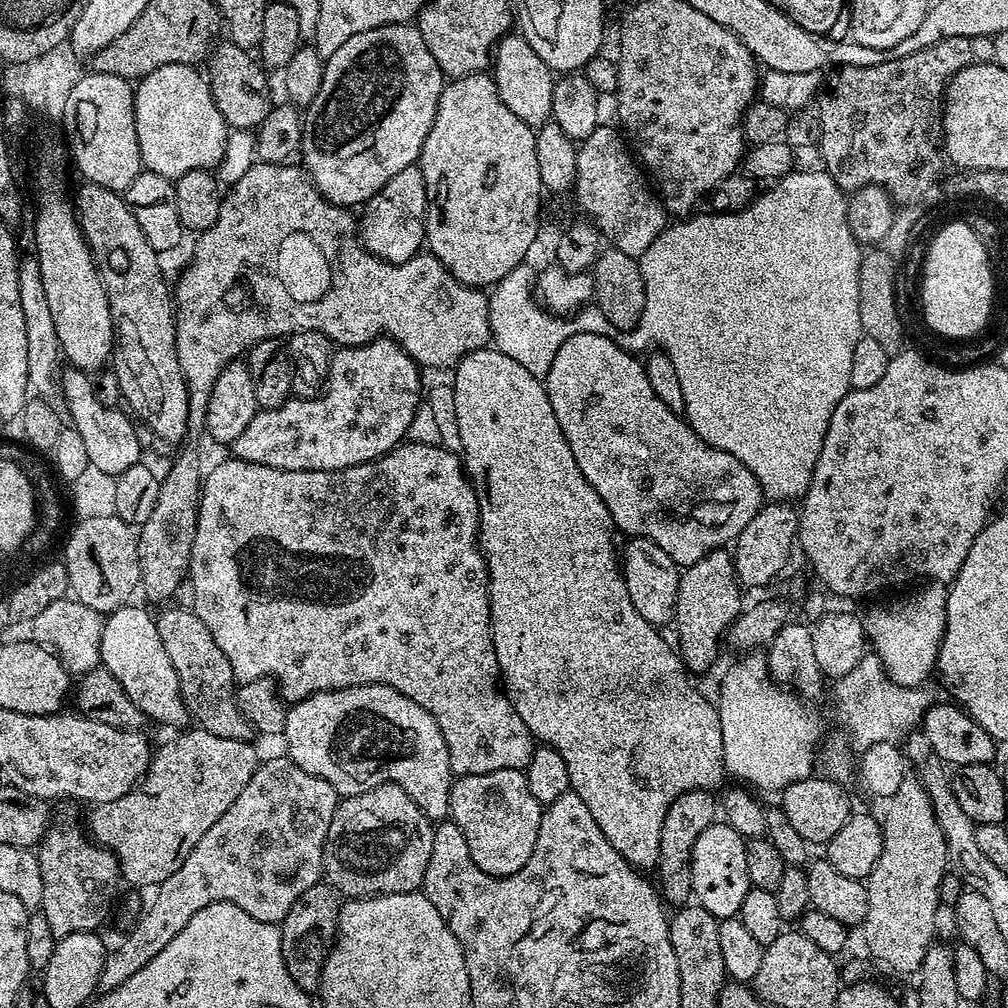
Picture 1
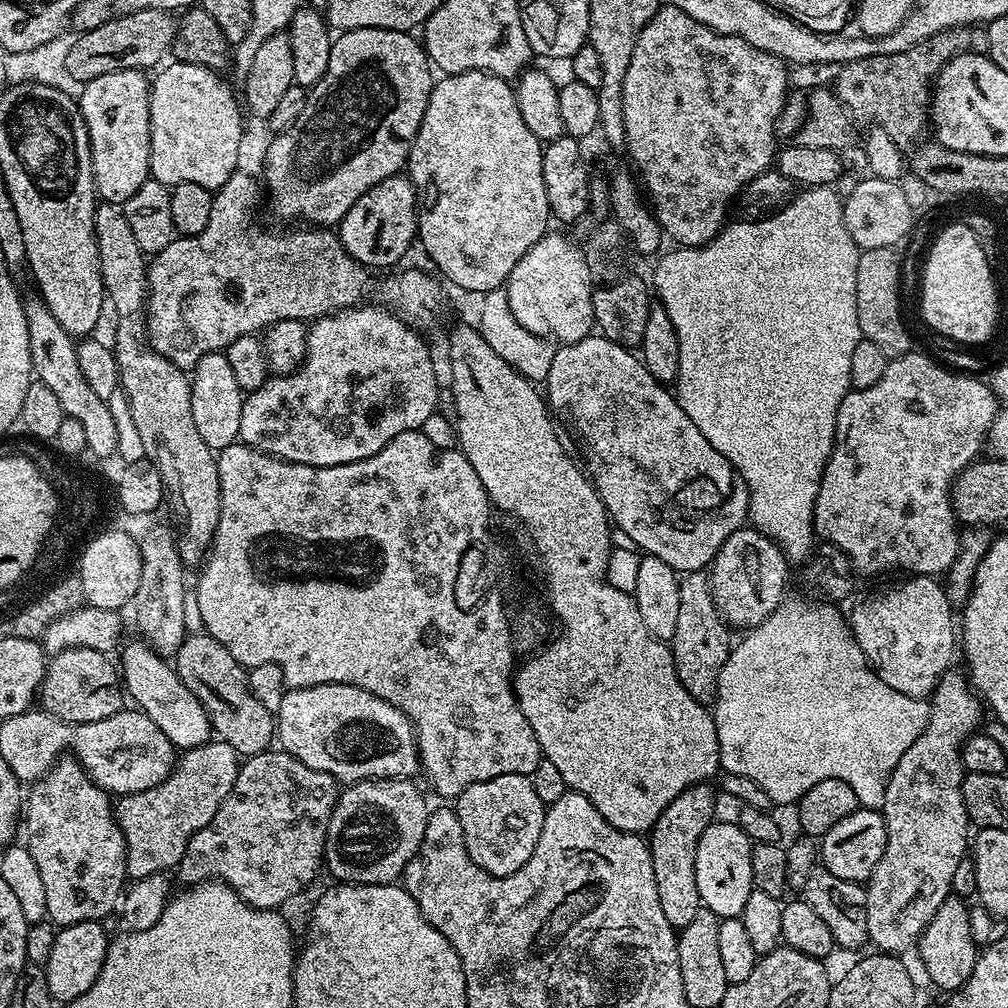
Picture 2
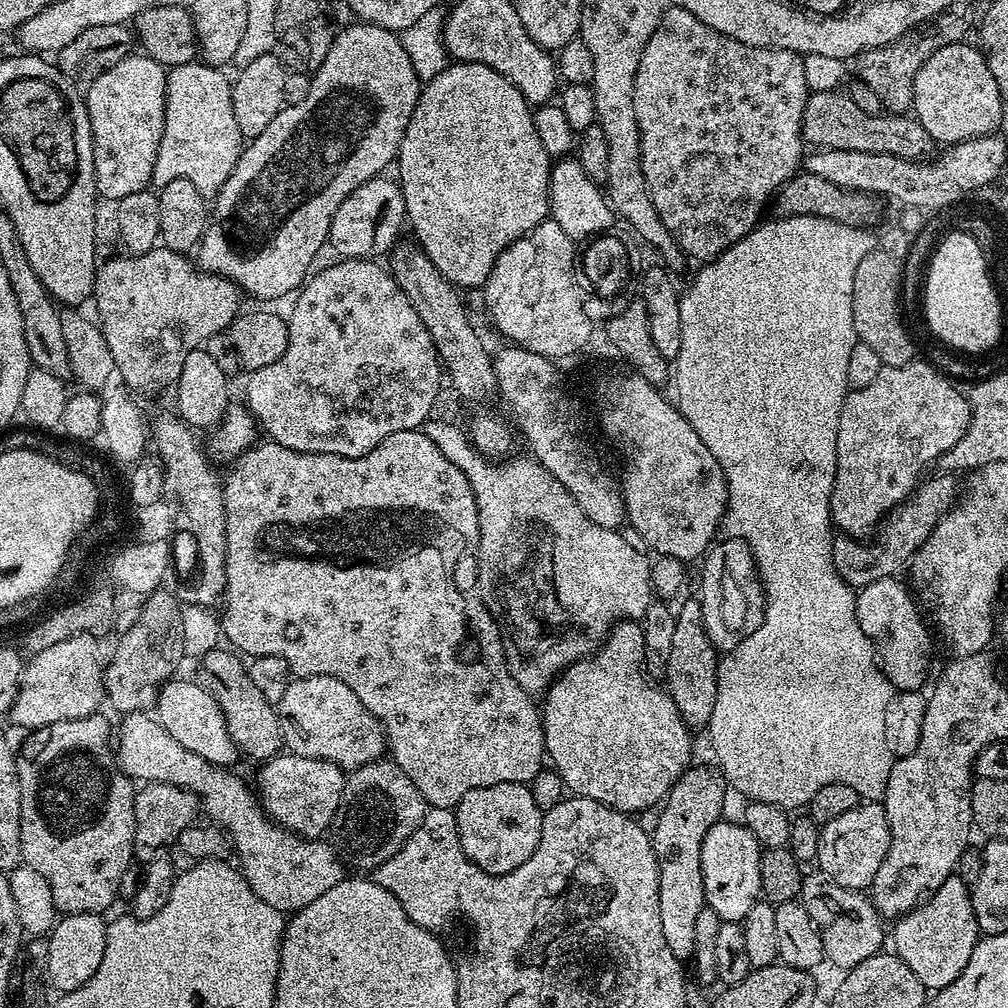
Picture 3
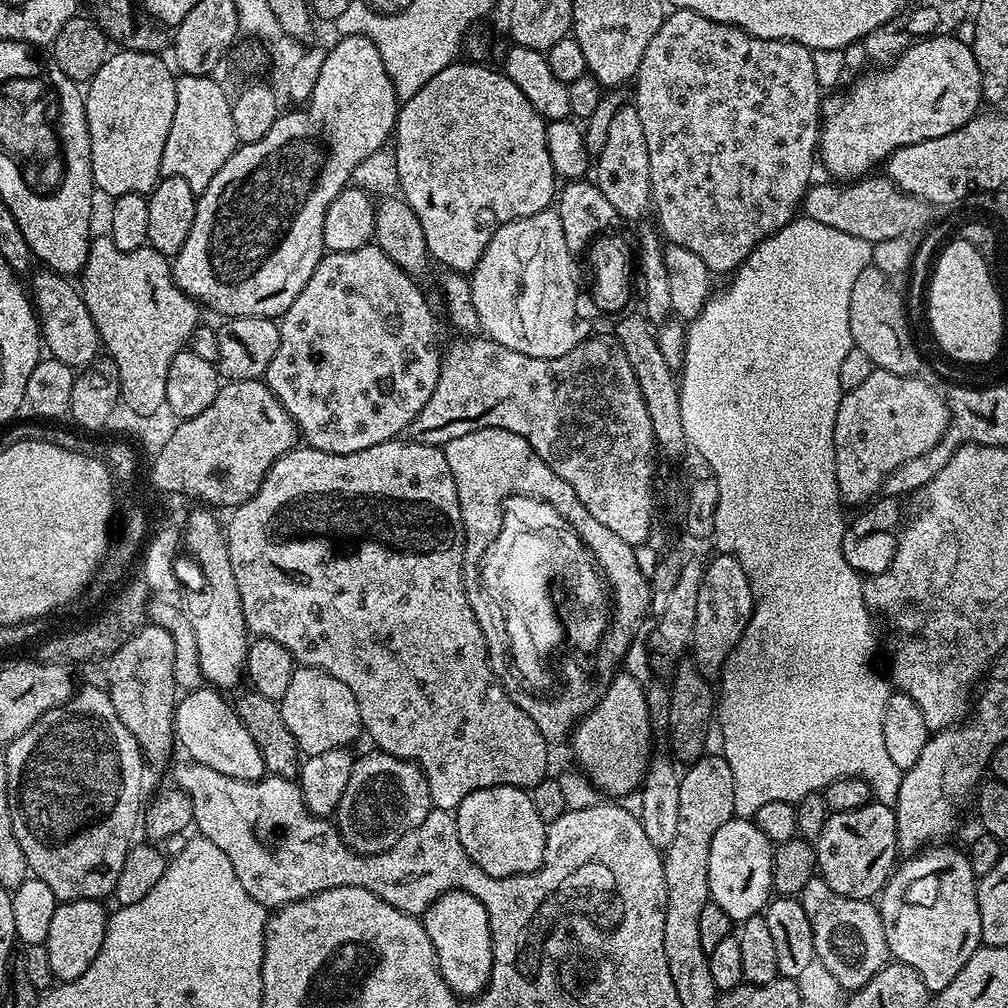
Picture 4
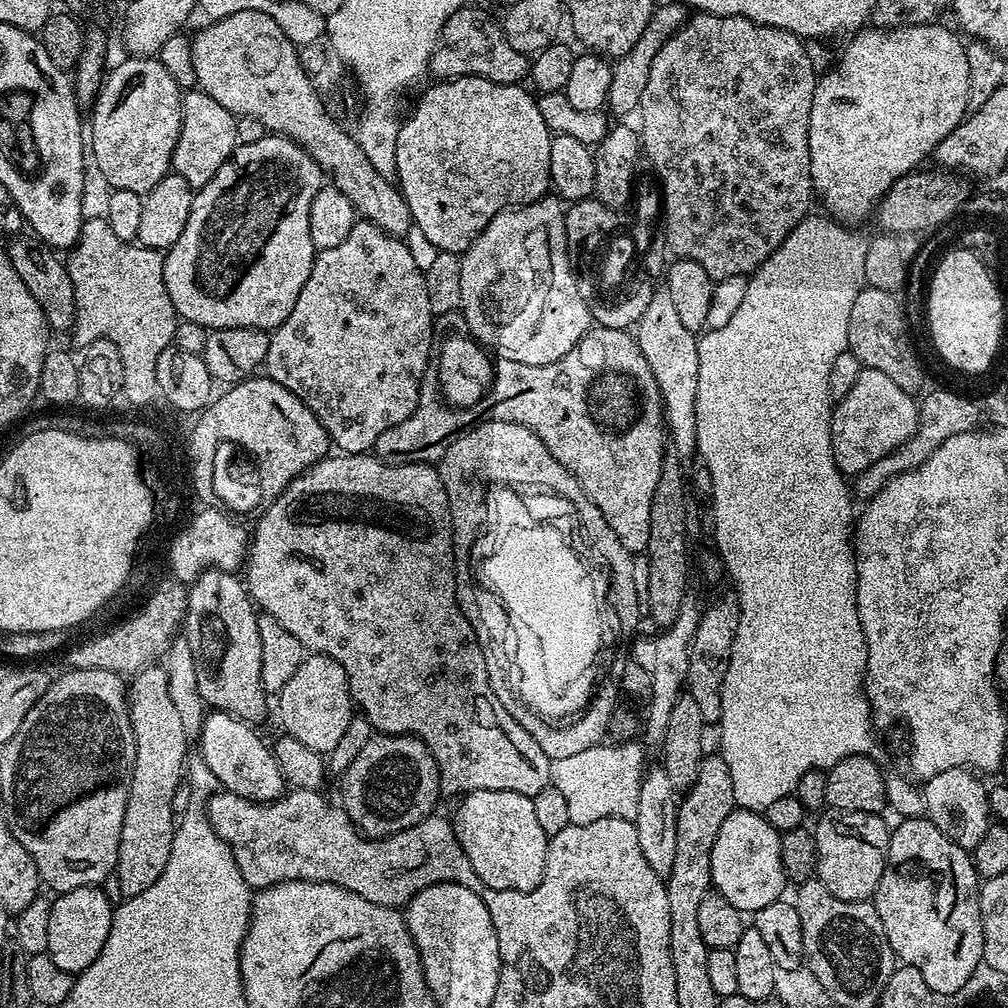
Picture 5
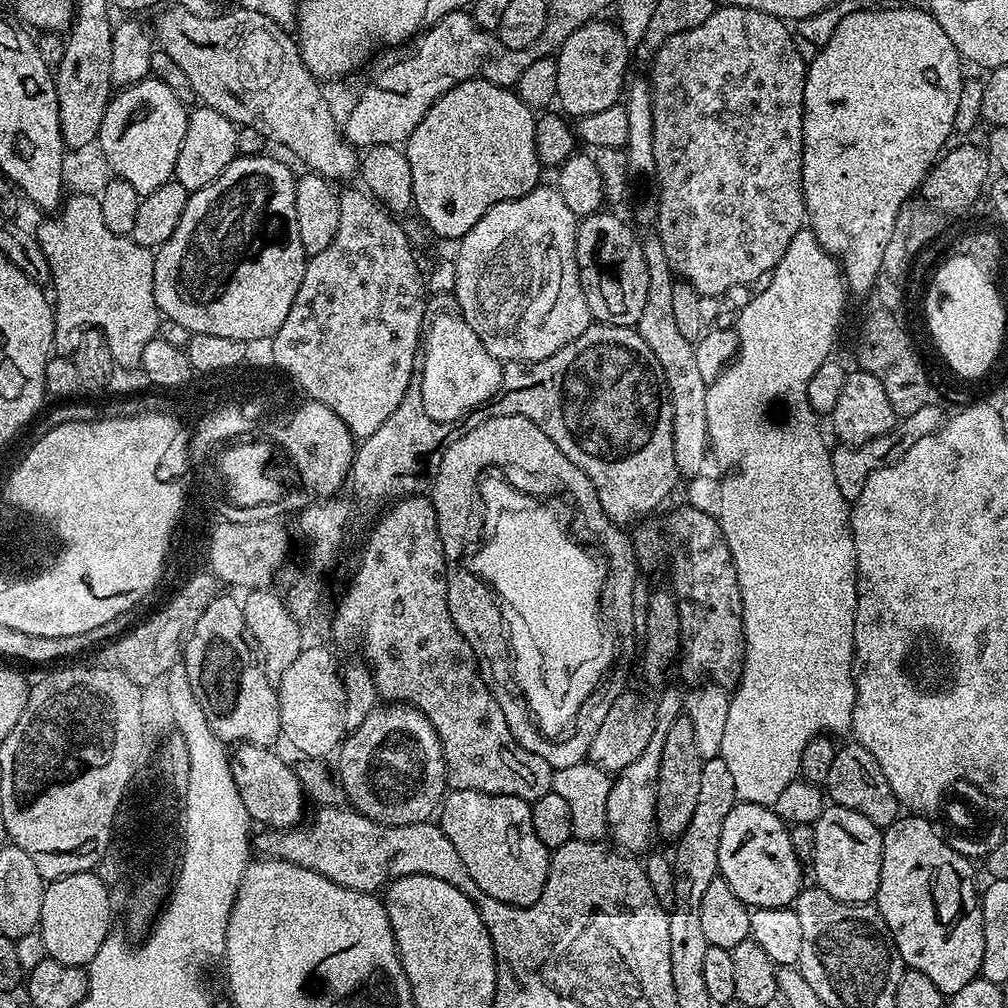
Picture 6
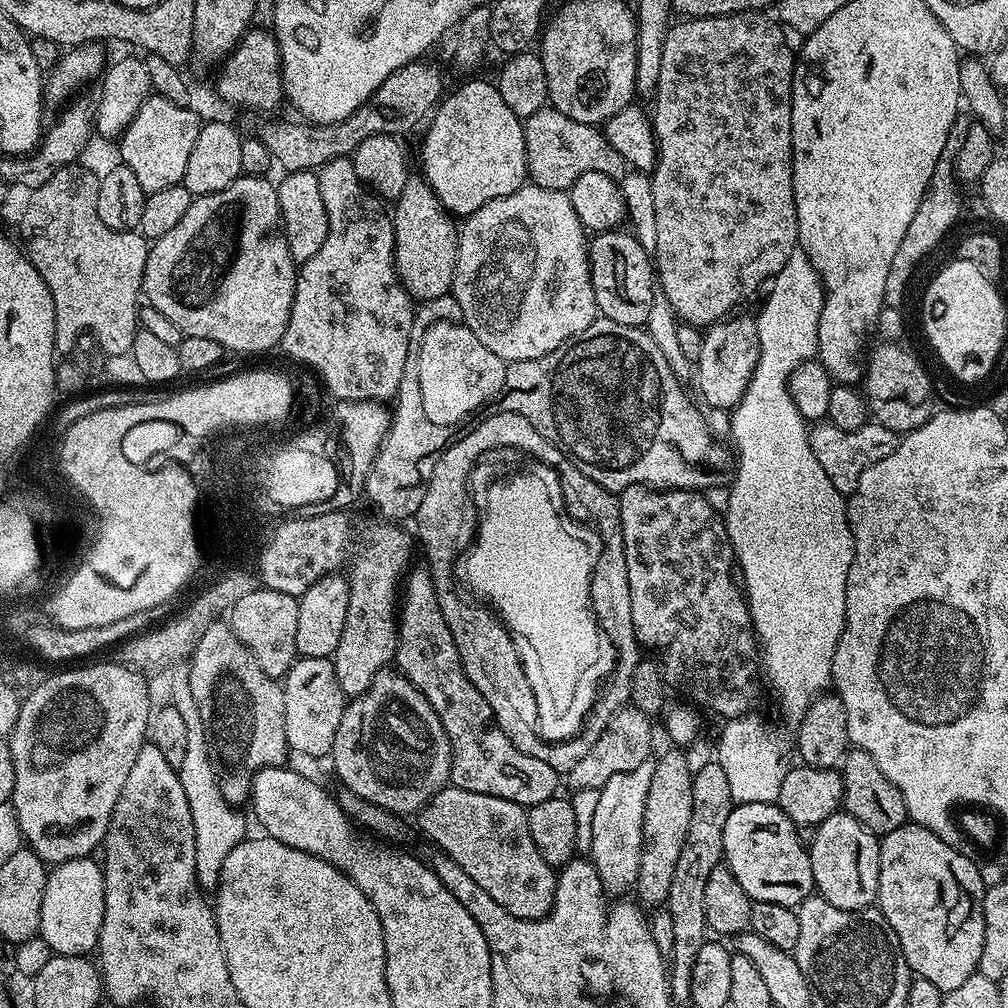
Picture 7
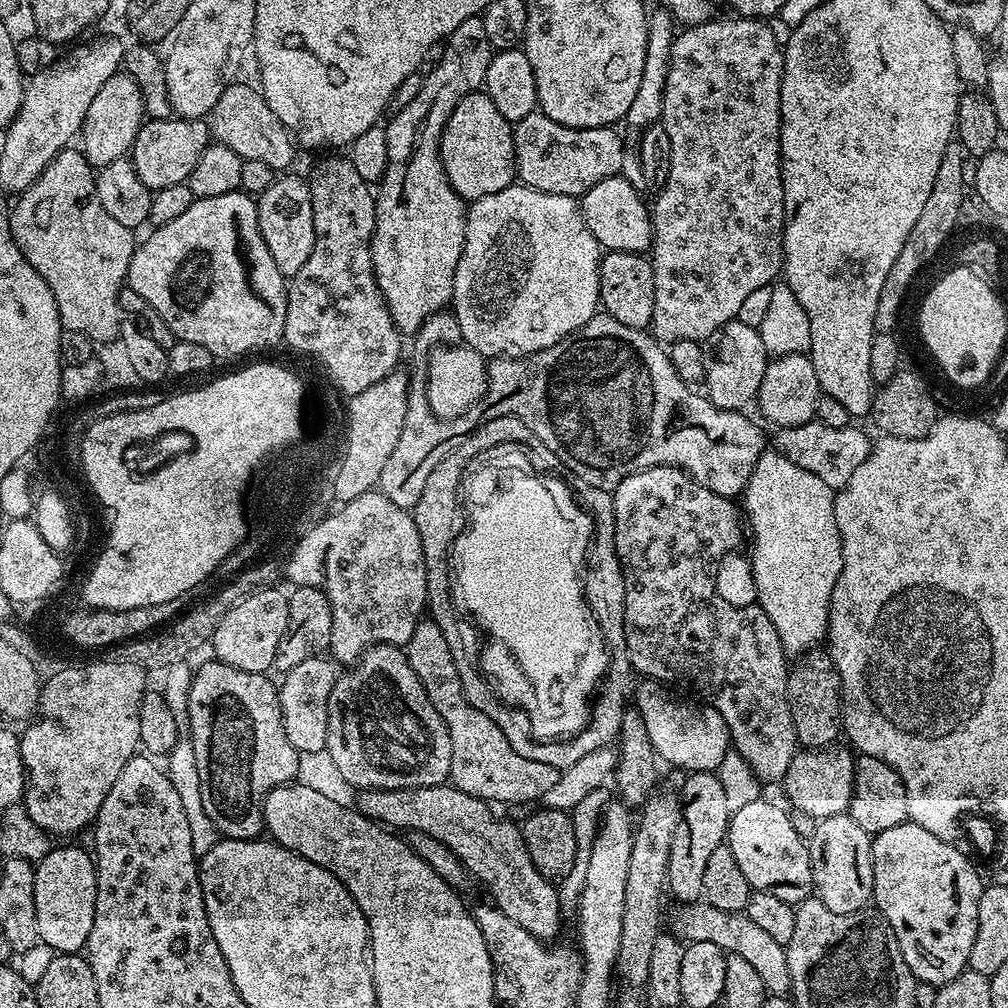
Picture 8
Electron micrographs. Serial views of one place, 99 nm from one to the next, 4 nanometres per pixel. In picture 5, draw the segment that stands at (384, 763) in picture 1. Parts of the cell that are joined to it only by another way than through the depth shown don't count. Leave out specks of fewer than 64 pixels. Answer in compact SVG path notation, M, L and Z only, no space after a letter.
M319 654L305 655L298 670L294 670L294 678L290 678L290 682L286 682L284 689L278 693L278 700L283 731L321 754L330 753L334 746L338 746L354 715L346 670L342 670L334 658Z

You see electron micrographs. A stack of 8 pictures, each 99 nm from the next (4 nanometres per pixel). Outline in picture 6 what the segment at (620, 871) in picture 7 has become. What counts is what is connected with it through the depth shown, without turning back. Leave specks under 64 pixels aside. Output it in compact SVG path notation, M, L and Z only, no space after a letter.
M668 688L655 701L656 721L654 734L650 734L650 742L630 766L626 766L611 781L612 788L606 800L607 831L615 847L629 854L644 854L649 851L648 839L654 836L656 827L656 791L658 790L658 766L662 766L662 745L666 743L666 734L670 726L685 711L686 700L676 688Z

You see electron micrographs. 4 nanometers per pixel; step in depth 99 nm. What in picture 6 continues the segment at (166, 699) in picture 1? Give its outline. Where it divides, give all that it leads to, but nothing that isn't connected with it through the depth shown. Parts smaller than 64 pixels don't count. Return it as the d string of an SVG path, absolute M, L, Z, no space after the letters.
M241 744L230 752L230 763L234 776L234 786L246 802L246 810L253 821L272 830L292 828L301 823L305 815L306 797L296 777L296 769L287 764L271 747L262 744Z

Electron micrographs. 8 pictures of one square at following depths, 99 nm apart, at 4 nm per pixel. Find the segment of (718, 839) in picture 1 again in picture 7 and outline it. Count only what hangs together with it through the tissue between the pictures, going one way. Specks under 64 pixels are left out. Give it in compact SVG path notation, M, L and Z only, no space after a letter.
M736 804L730 818L726 818L722 860L753 902L761 900L796 908L813 895L809 849L798 838L796 829L797 825L776 804Z

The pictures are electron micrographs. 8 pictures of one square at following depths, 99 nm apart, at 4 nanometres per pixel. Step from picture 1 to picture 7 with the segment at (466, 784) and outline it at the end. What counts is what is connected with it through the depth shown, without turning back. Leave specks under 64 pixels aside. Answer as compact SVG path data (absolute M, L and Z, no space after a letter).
M449 786L428 800L418 819L421 830L440 847L437 849L454 858L502 910L527 920L541 920L550 911L558 872L538 854L534 838L530 838L525 805Z

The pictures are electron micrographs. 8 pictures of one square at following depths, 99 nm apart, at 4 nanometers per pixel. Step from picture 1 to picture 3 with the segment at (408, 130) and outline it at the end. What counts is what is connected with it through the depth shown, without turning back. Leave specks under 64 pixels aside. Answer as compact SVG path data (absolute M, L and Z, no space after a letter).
M352 22L341 27L339 31L332 37L332 45L325 60L311 77L310 94L306 94L306 98L302 98L302 102L285 106L278 114L278 118L274 118L274 122L270 122L270 126L266 126L266 130L262 130L260 136L253 136L247 141L230 178L226 178L222 190L214 198L214 203L210 208L208 226L204 229L204 237L200 239L194 252L195 259L203 271L211 272L214 276L225 276L230 282L236 284L241 293L248 295L249 292L250 295L257 296L260 300L276 300L279 296L288 295L291 297L307 281L313 271L312 263L315 262L316 255L328 244L328 231L330 222L334 218L334 210L338 210L338 206L342 206L342 202L346 202L346 198L350 194L354 194L354 190L358 190L358 186L381 175L385 171L384 167L391 160L393 163L397 159L402 134L406 134L410 114L414 114L414 106L418 106L422 81L415 72L411 56L403 48L403 42L397 33L377 24L363 22Z

